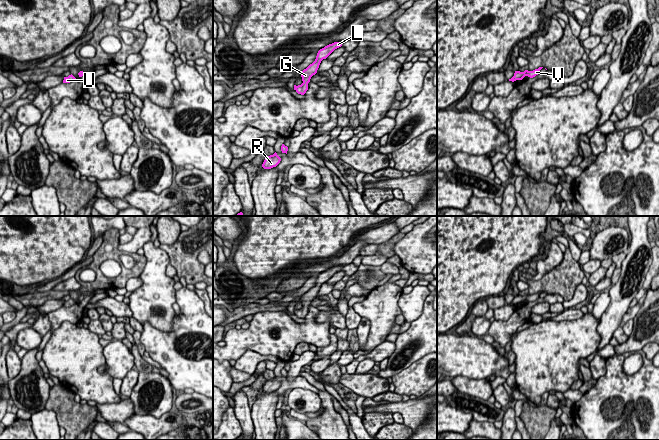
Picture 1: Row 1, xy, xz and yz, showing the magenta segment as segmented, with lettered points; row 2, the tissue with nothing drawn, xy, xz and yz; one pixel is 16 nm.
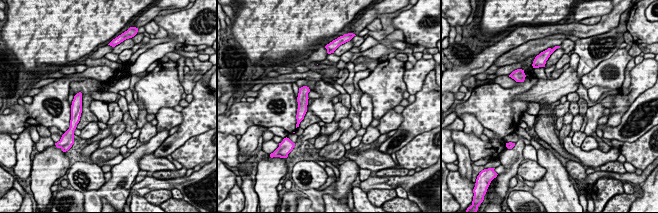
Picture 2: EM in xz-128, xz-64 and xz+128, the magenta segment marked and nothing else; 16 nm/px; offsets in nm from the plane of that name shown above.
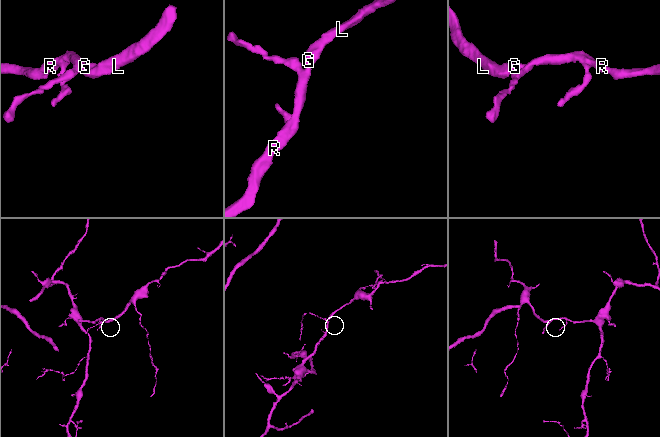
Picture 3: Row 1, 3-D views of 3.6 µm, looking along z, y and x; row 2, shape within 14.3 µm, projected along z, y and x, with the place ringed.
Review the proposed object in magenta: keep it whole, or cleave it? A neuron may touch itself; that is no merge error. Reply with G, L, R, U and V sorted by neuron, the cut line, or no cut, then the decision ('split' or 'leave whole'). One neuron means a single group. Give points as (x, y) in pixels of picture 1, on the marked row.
G L R U V | no cut | leave whole

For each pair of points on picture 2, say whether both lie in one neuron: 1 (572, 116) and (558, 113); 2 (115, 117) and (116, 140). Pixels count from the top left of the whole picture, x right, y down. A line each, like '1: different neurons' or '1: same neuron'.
1: same neuron
2: same neuron

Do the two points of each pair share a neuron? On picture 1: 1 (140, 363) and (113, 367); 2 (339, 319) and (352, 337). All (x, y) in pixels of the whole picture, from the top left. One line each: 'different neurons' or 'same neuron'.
1: different neurons
2: different neurons

